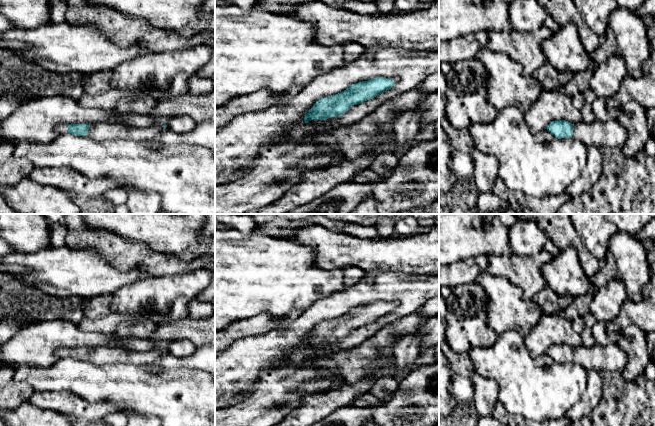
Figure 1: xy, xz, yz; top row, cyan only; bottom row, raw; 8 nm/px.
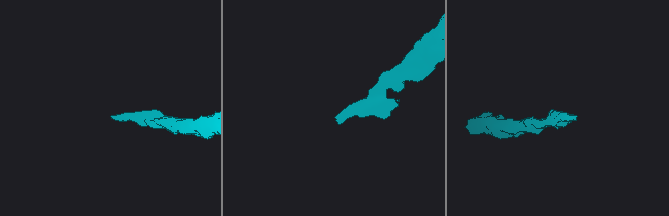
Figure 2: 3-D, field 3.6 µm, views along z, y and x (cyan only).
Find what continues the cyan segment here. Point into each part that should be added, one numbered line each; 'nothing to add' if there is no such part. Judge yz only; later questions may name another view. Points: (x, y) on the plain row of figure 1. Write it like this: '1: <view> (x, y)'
1: yz (612, 357)

